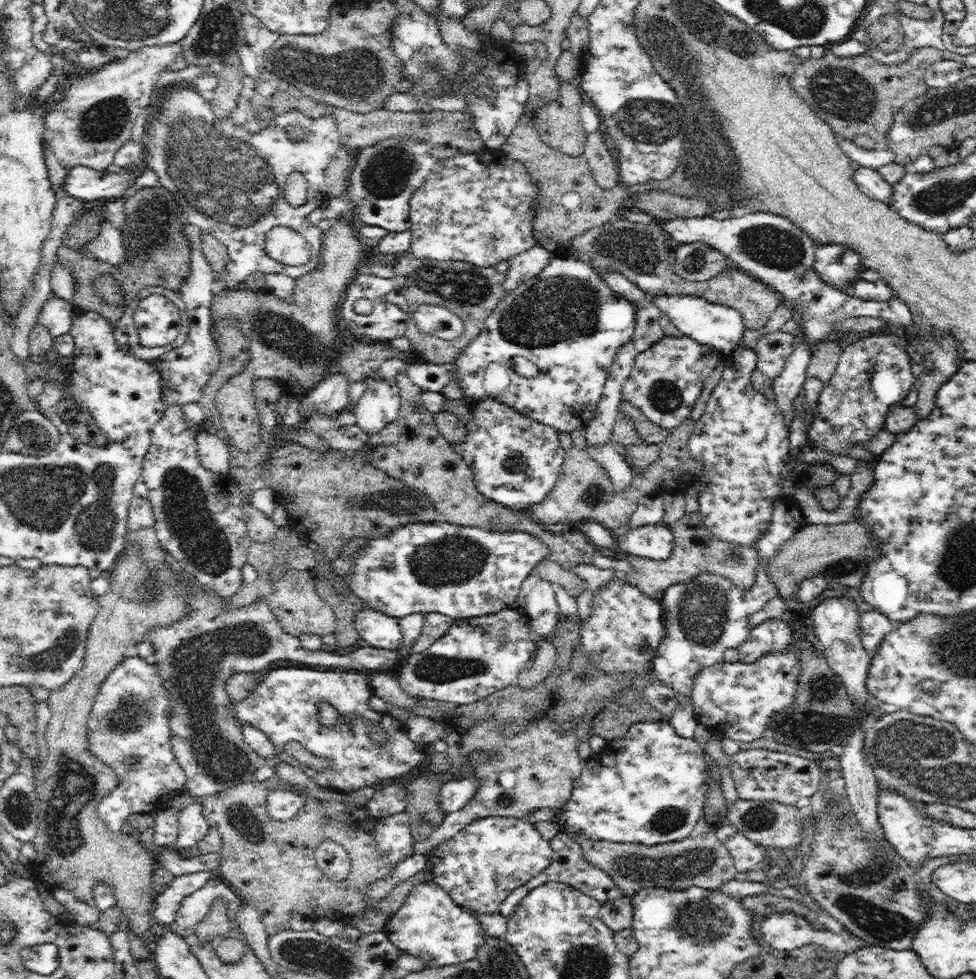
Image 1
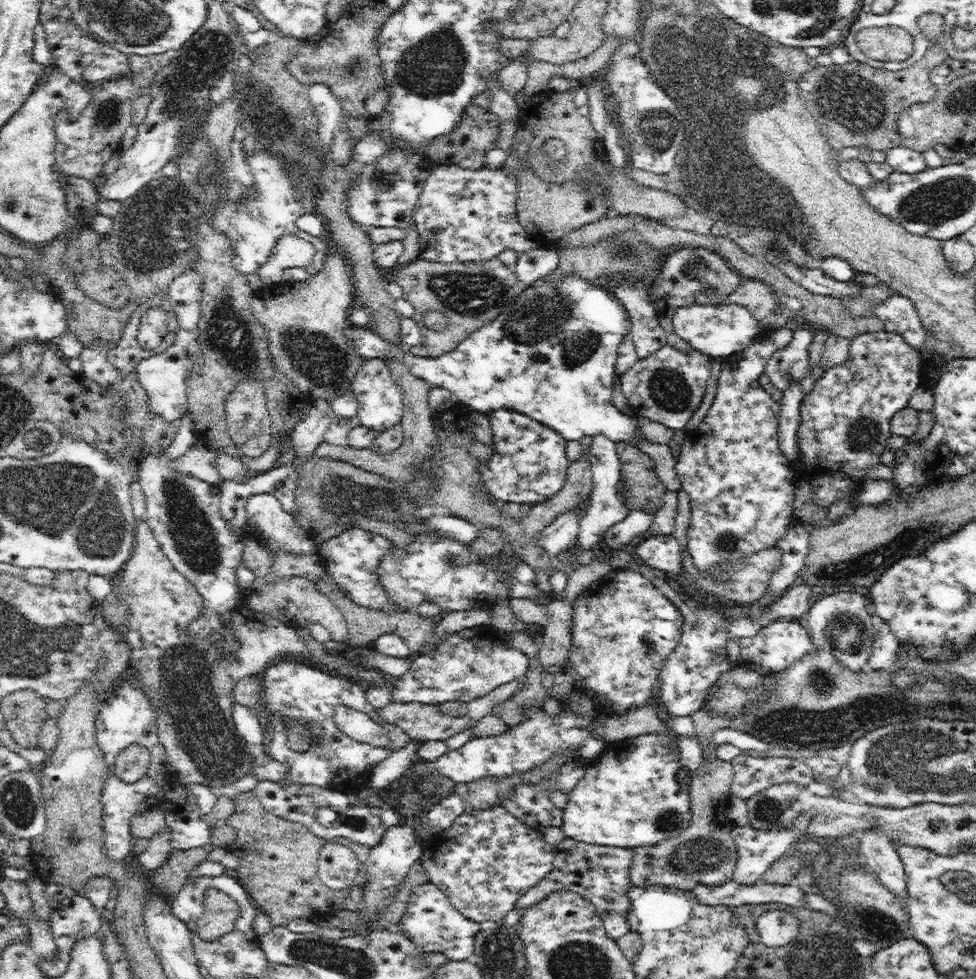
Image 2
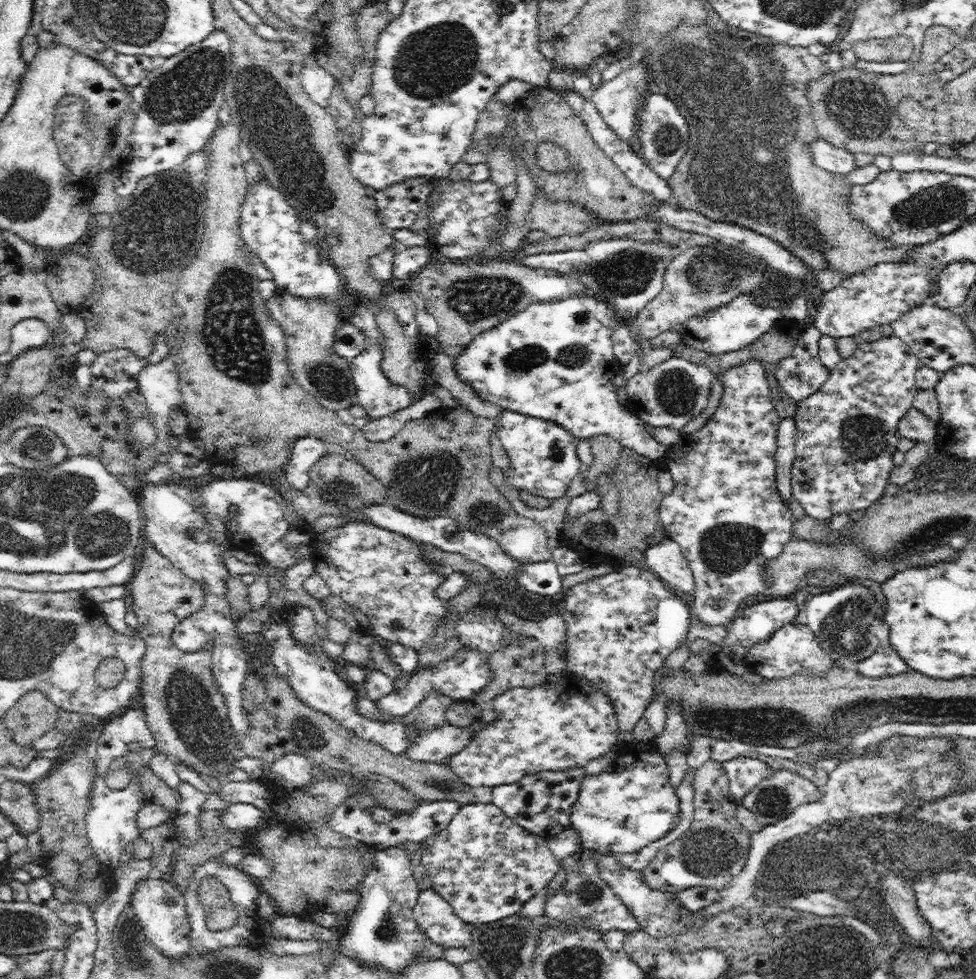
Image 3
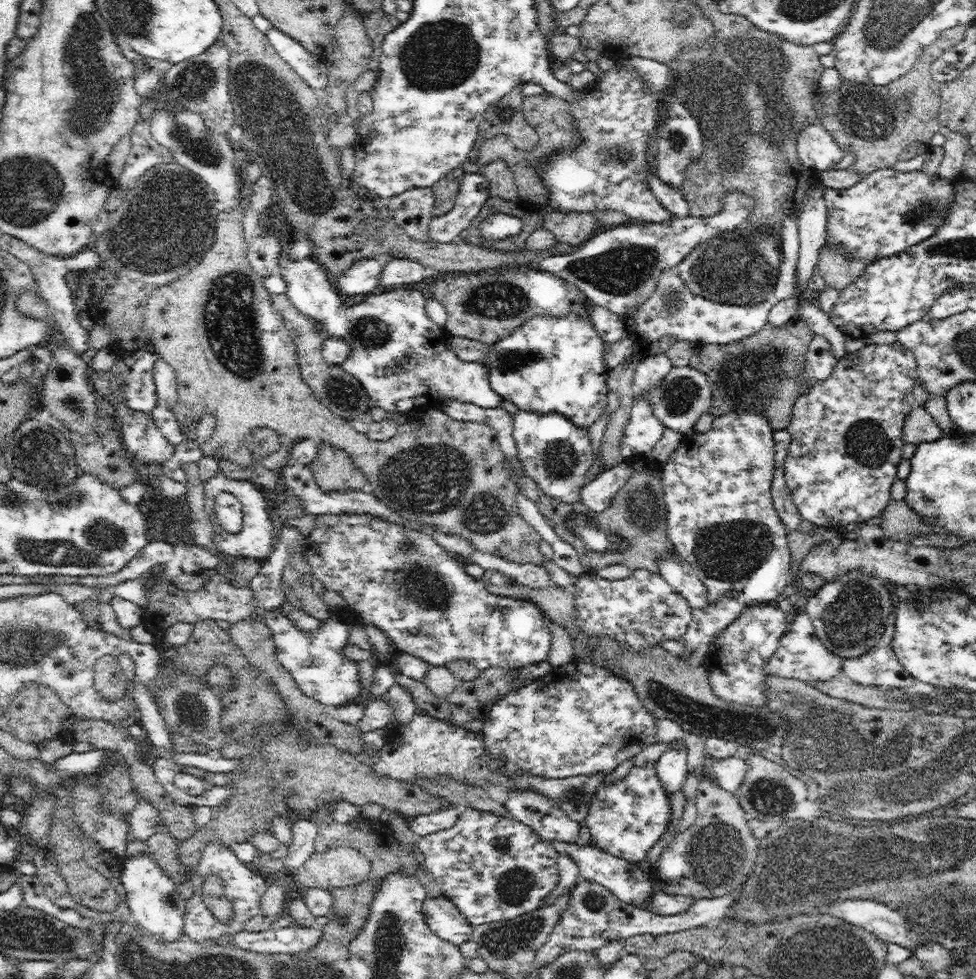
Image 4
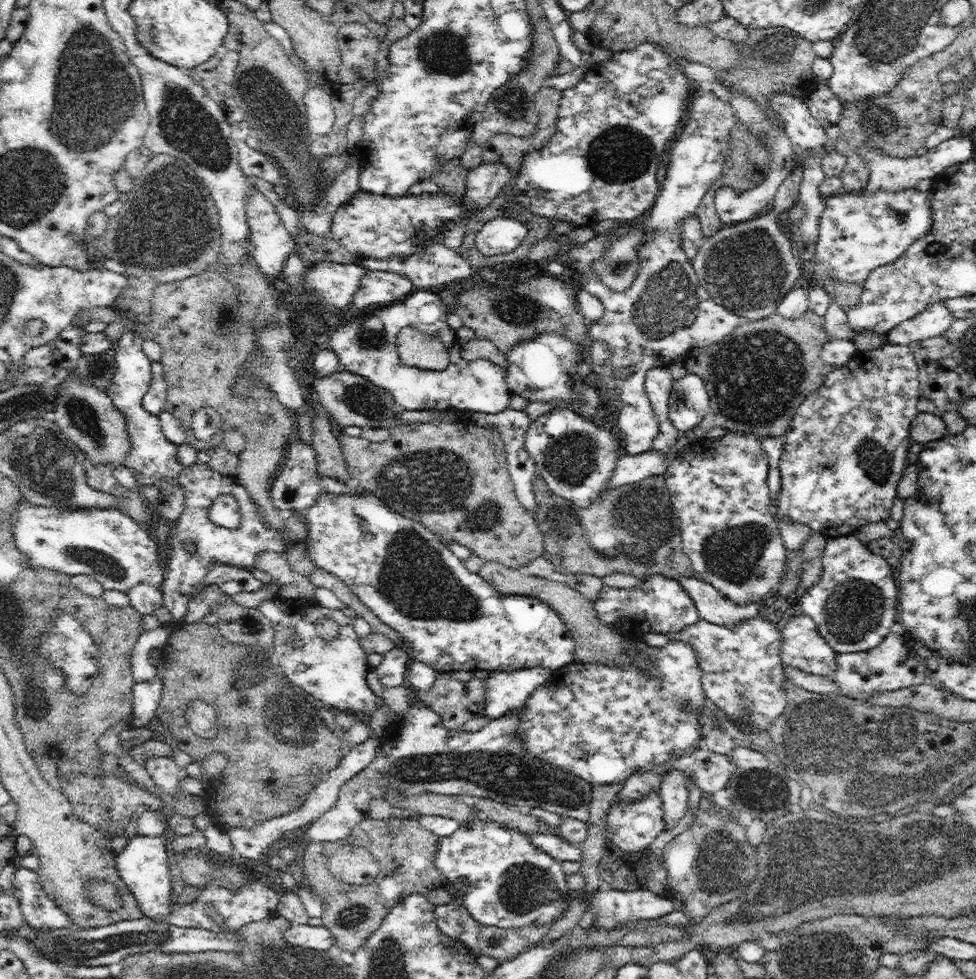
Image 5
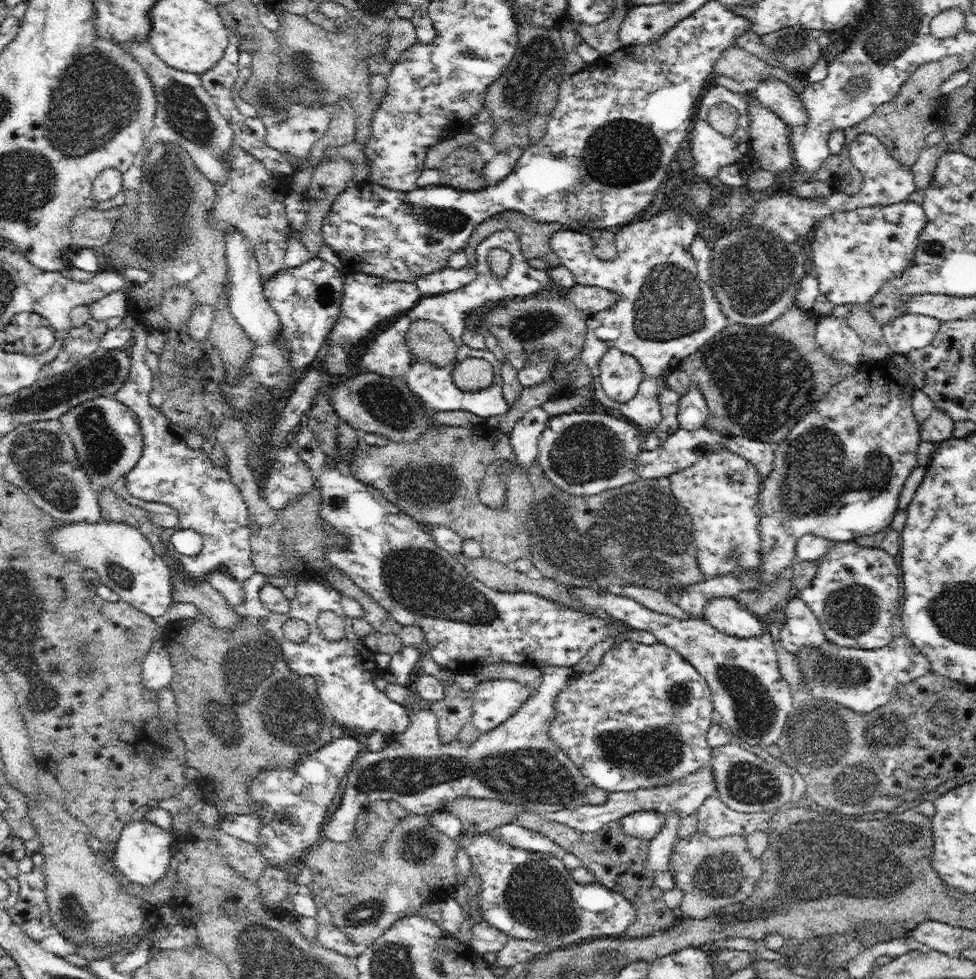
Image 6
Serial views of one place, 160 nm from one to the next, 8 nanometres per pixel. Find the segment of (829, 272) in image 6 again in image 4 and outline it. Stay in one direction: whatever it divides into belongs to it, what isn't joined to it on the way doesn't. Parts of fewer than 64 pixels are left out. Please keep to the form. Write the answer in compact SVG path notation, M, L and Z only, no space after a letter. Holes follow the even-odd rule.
M891 168L876 170L848 189L825 188L827 216L827 242L843 248L847 256L864 261L866 265L898 254L936 234L946 220L950 206L956 200L953 179L928 177L922 170L897 172Z

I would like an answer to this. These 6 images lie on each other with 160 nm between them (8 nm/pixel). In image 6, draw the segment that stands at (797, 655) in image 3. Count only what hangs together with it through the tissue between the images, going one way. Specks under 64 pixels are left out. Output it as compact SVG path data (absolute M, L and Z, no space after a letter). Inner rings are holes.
M793 593L788 598L786 607L786 623L780 634L780 645L796 656L804 648L816 648L826 642L826 636L820 622L806 606L802 597Z

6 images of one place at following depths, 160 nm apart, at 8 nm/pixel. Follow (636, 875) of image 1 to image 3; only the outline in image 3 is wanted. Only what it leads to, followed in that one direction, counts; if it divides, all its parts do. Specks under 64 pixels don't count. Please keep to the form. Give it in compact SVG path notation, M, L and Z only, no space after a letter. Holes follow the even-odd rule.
M712 759L707 760L698 770L695 770L692 785L694 785L694 818L692 818L691 827L684 832L683 836L659 850L658 854L648 862L647 867L640 868L648 887L676 894L696 886L706 886L719 891L728 885L733 876L740 874L740 870L746 864L751 832L743 828L736 819L736 808L739 802L730 794L729 778L723 763Z

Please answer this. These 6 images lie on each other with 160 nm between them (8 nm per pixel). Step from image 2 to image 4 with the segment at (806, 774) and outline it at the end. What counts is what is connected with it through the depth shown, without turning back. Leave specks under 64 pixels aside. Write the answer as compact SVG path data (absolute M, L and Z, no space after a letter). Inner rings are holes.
M708 754L704 757L704 774L709 774L724 790L736 794L748 770L747 759L739 756L717 759Z

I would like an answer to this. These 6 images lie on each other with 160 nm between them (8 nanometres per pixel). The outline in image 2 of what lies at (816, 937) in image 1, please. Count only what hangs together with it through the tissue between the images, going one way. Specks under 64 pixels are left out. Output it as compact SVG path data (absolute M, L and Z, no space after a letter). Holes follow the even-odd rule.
M780 908L758 917L757 931L764 944L784 946L798 934L798 930L800 930L798 917L786 912L786 910L788 909Z

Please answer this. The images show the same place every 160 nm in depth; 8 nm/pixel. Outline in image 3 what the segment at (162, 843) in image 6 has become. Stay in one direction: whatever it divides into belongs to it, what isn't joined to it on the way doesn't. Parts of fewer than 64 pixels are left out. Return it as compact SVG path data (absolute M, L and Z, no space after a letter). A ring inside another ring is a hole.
M150 875L138 881L138 886L129 902L138 918L141 933L148 937L150 944L160 953L174 961L180 961L184 955L192 951L190 925L186 914L186 899L174 882L167 877Z

